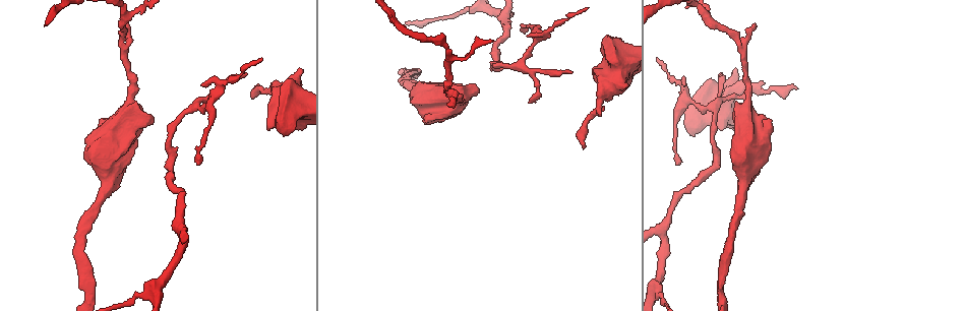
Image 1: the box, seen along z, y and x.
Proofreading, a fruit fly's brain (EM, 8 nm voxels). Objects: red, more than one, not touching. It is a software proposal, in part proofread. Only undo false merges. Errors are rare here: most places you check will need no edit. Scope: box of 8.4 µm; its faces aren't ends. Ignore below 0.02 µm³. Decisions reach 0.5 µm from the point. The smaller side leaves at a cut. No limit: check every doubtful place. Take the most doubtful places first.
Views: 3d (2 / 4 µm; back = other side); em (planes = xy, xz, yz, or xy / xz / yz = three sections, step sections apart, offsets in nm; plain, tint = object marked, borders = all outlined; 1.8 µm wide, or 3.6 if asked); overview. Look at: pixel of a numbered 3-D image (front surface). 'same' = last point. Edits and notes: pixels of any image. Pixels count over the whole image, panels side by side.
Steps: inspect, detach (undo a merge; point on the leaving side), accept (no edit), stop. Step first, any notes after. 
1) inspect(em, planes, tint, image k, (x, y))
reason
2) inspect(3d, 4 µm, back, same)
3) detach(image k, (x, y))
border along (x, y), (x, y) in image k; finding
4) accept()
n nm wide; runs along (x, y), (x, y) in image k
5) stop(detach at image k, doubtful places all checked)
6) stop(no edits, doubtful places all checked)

inspect(em, yz, step 16, tint, image 1, (708, 17))
thin neck

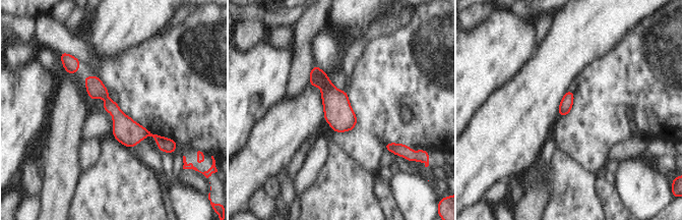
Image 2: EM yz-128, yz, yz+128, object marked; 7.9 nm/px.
inspect(em, planes, tint, same)
cut it another way

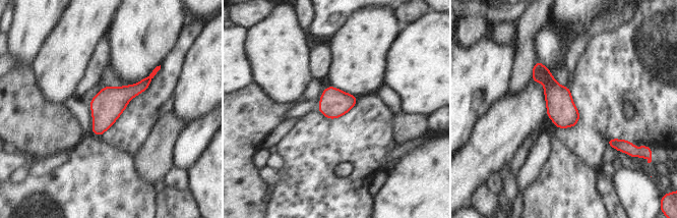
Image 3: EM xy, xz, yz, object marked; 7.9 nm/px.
accept()
220 nm wide; all the same neuron

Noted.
inspect(em, xy, step 4, tint, image 1, (688, 98))
sharp bend

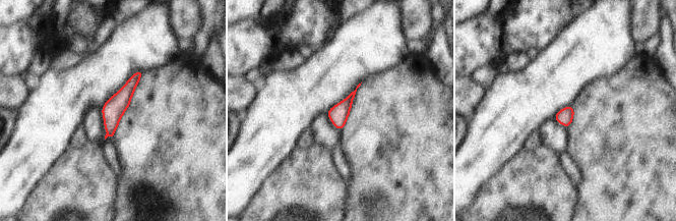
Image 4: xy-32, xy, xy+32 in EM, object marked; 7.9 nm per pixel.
inspect(em, planes, tint, same)
cut it another way

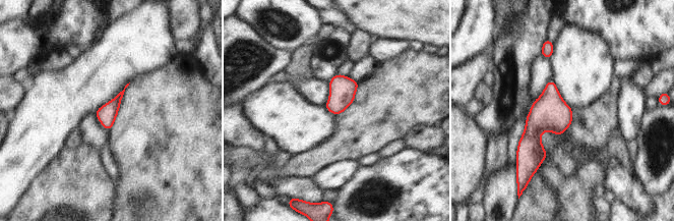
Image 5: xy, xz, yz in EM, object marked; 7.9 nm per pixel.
accept()
continuous, no second neuron

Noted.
inspect(em, 3.6 µm, planes, tint, image 1, (190, 110))
branch point

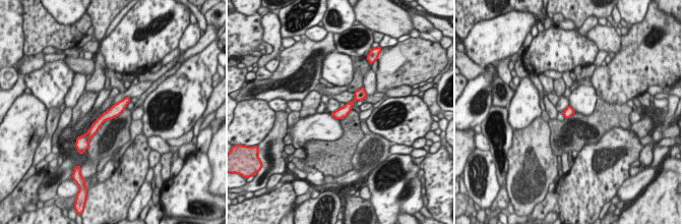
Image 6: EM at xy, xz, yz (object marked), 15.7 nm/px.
accept()
runs along (127, 99), (90, 131) in image 6; continuous, no second neuron

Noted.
inspect(3d, 4 µm, image 1, (756, 89))
calibre changes

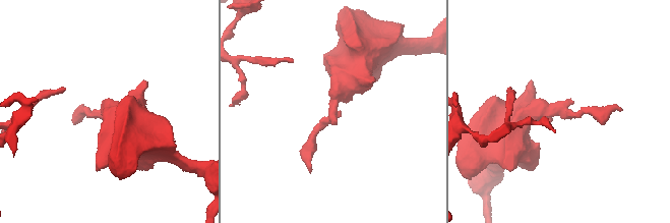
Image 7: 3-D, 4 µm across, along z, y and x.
inspect(em, 3.6 µm, planes, tint, image 7, (331, 113))

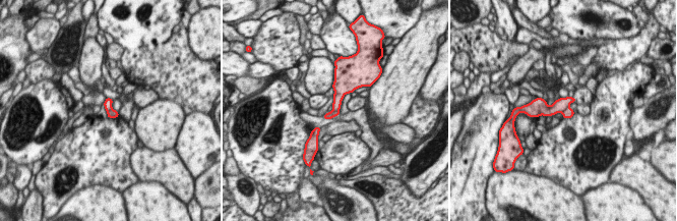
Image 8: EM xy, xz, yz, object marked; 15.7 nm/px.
detach(image 8, (329, 115))
border along (339, 109), (332, 111) in image 8; two neurons meet here

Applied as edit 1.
stop(detach at image 8, doubtful places all checked)

